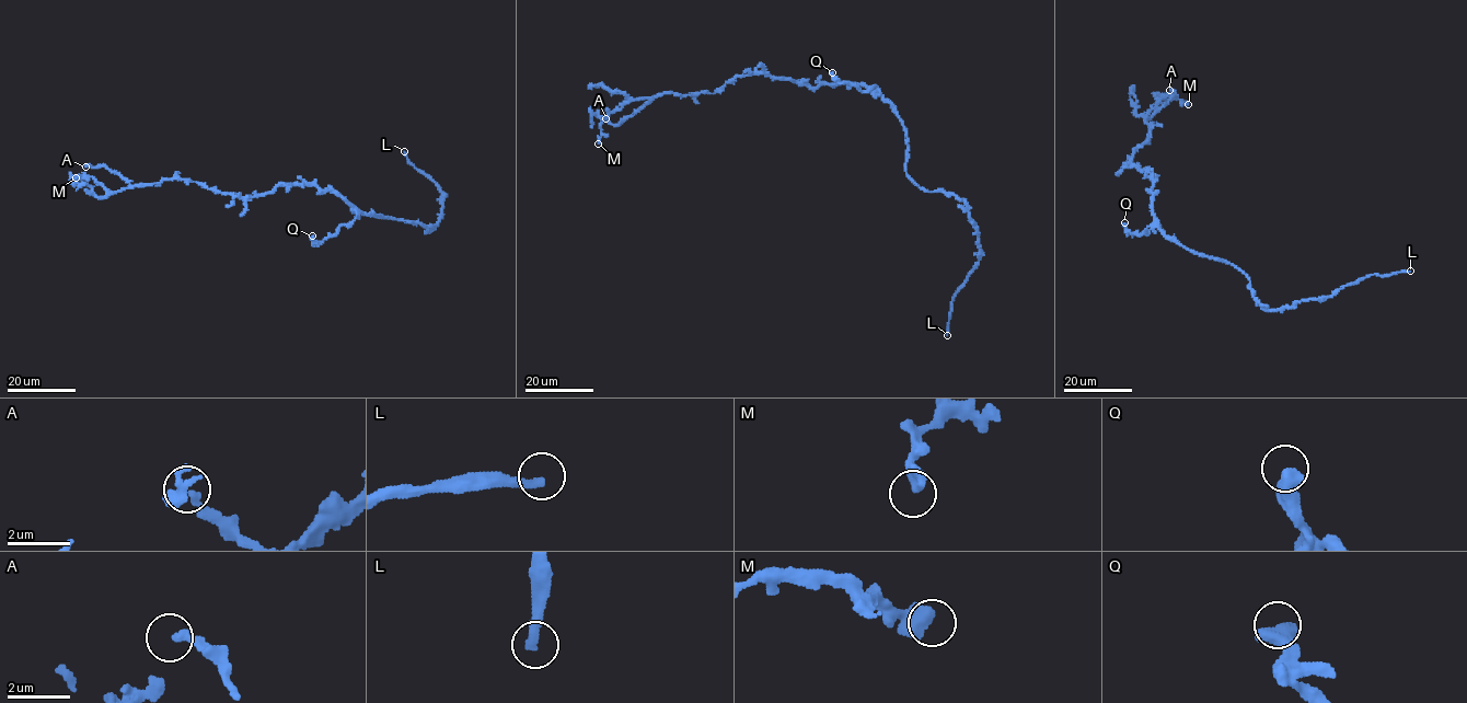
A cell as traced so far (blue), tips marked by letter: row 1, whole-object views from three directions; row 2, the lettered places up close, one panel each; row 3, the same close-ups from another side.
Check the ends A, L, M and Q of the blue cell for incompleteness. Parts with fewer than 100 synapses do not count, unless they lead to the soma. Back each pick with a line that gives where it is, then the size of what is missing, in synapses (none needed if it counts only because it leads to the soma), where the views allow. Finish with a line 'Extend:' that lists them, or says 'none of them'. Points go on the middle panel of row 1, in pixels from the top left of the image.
L: place (947, 335); 110 synapses
Extend: L

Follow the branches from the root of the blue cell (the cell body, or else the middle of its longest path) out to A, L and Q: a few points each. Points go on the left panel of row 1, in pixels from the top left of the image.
A: (355, 207), (313, 184), (280, 185), (269, 193), (232, 197), (183, 179), (133, 185), (104, 165), (85, 166)
L: (355, 207), (364, 212), (435, 228), (441, 215), (441, 193), (430, 177), (409, 163), (404, 151)
Q: (355, 207), (357, 215), (349, 225), (342, 225), (336, 233), (320, 242), (313, 241), (312, 235)

